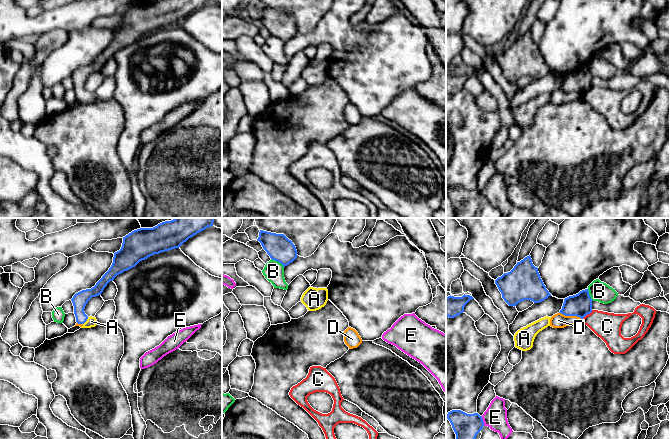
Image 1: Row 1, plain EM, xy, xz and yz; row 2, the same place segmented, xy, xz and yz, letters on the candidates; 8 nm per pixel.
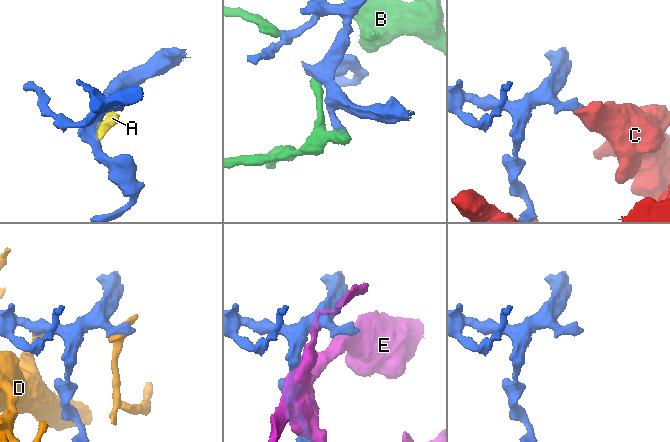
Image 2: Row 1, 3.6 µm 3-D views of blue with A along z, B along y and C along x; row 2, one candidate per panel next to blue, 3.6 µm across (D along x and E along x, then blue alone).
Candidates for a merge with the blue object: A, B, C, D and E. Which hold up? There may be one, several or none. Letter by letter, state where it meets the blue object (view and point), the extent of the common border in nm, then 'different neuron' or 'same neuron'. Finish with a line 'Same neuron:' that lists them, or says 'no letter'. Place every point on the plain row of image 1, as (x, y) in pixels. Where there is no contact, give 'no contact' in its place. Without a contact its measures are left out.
A: meets blue in xy at (86, 96); contact 80 nm long; same neuron
B: meets blue in xz at (278, 37); contact 130 nm long; different neuron
C: meets blue in yz at (587, 90); contact 120 nm long; different neuron
D: meets blue in yz at (570, 91); contact 190 nm long; different neuron
E: meets blue in yz at (482, 197); contact 80 nm long; different neuron
Same neuron: A

